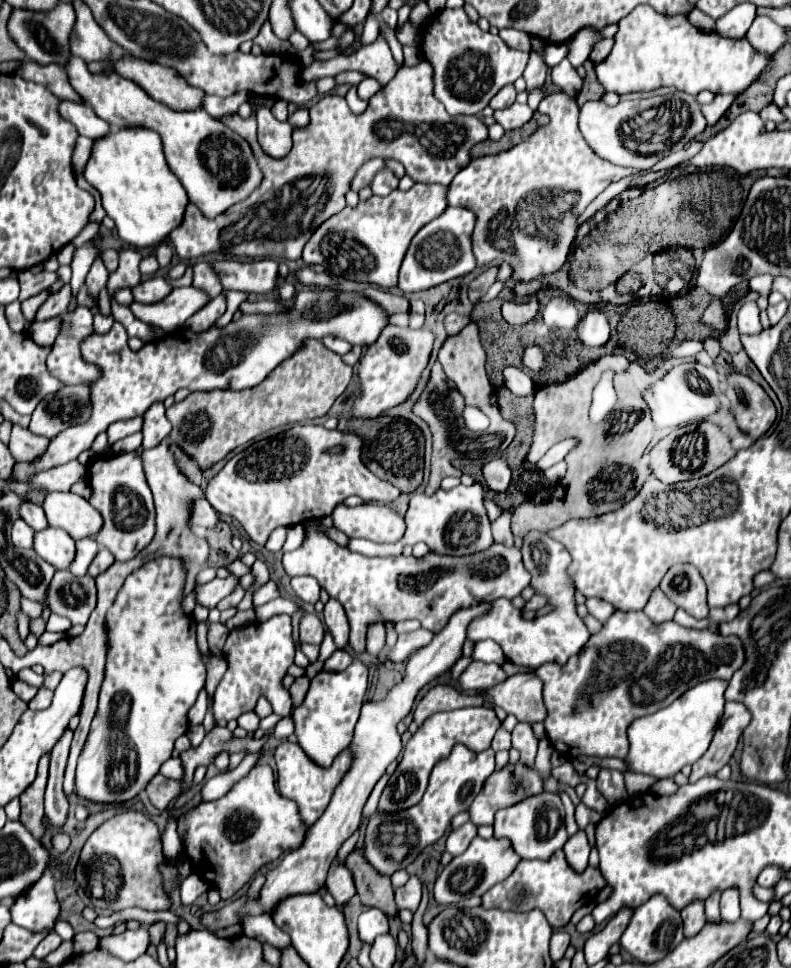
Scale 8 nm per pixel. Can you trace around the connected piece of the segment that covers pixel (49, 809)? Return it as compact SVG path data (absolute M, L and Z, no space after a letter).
M65 728L61 740L53 746L51 752L51 764L49 764L49 778L45 788L45 824L51 828L61 828L69 816L69 802L63 794L63 772L67 764L69 744L73 738L73 730Z

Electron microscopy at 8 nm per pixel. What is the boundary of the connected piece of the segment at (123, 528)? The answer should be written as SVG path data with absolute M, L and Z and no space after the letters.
M133 452L121 456L97 457L87 468L87 479L93 486L91 506L103 516L101 532L97 532L97 544L105 546L115 560L125 562L137 556L155 536L155 508L141 458Z

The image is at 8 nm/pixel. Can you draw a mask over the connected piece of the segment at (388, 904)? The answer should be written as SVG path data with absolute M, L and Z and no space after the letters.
M353 850L345 858L345 866L353 872L357 894L361 896L363 906L373 906L383 910L385 914L395 914L397 906L393 900L393 888L391 888L391 878L381 876L367 860L365 860L365 850Z

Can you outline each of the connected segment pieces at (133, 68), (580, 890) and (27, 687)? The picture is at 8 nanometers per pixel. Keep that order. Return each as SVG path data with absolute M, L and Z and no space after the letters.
M125 54L125 60L117 60L115 72L137 82L151 98L167 104L173 110L201 108L201 98L205 92L189 86L175 68L165 68L163 64L137 60L135 56Z
M557 850L551 860L523 860L517 864L515 872L499 884L495 884L491 890L487 890L481 900L483 908L501 908L501 910L517 910L517 912L527 912L533 908L539 908L549 924L553 928L563 928L573 912L585 904L589 904L599 890L605 886L605 878L601 876L599 868L587 868L585 872L575 872L565 858L563 850Z
M15 680L15 682L13 682L13 692L15 692L23 702L29 702L29 700L37 694L37 688L31 686L31 684L27 684L27 682L23 682L23 680Z

